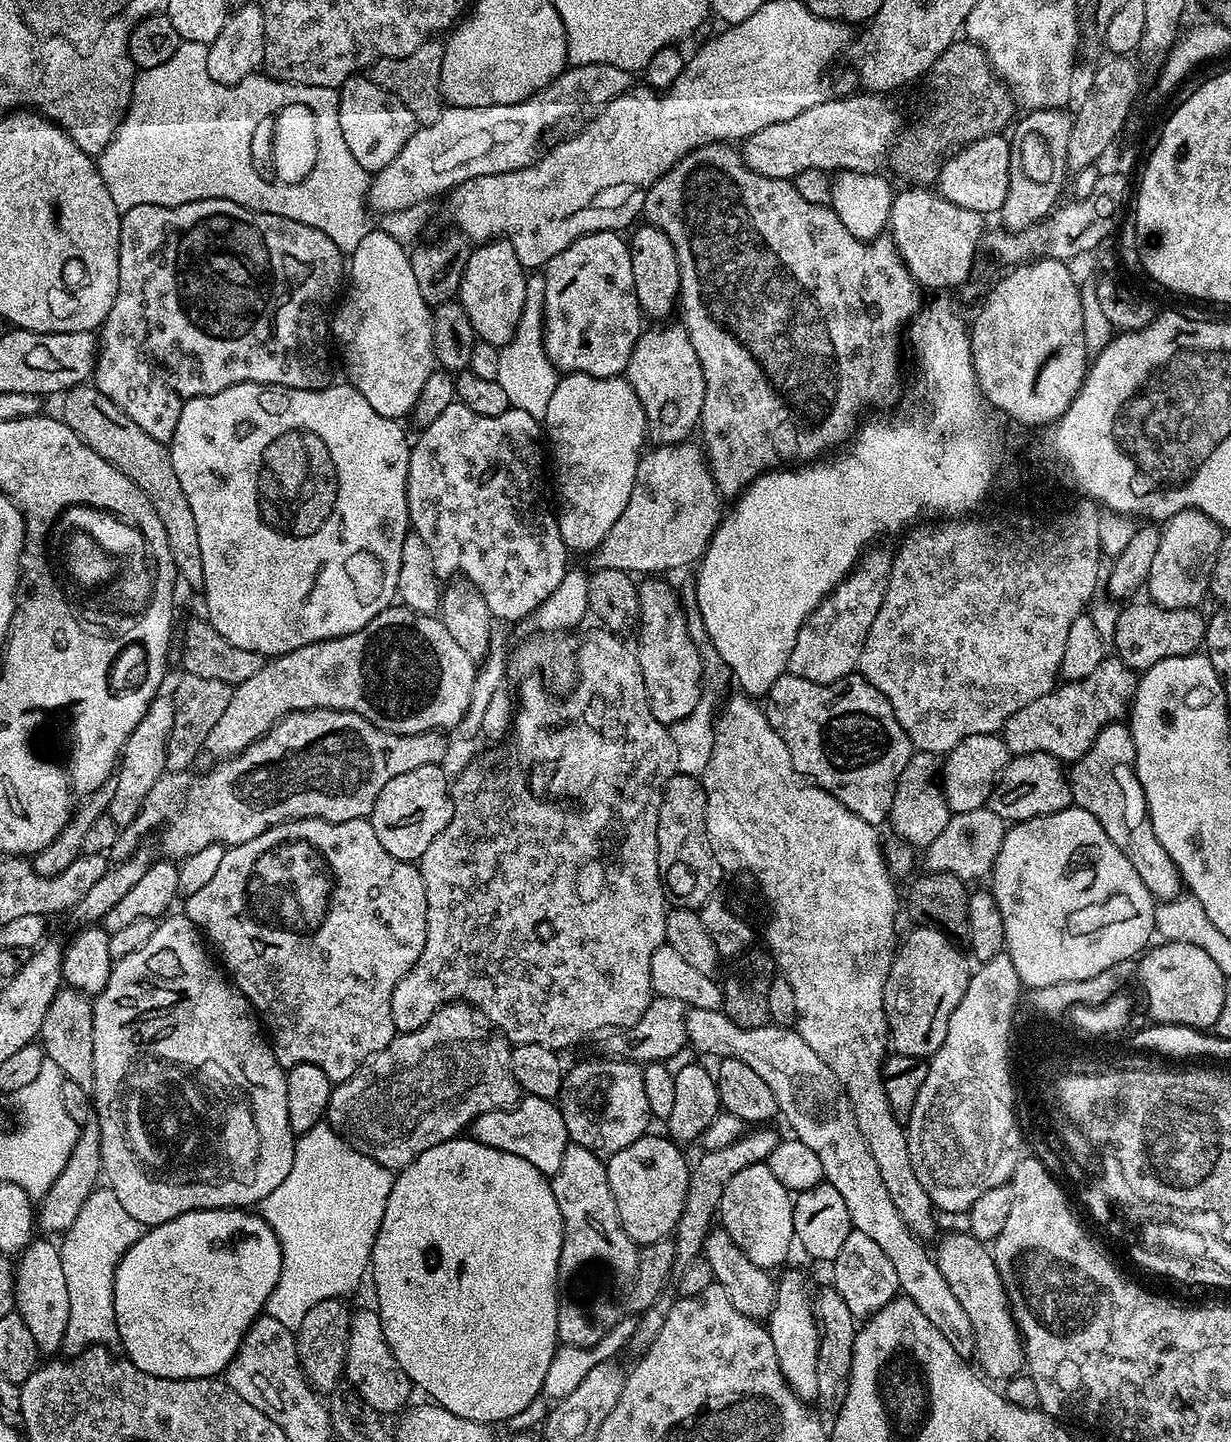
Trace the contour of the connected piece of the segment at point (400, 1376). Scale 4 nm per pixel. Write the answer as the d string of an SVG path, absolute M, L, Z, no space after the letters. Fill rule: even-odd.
M372 1306L355 1309L352 1312L348 1361L344 1371L347 1383L353 1384L349 1385L354 1389L357 1397L381 1414L396 1411L399 1413L409 1403L407 1400L411 1398L412 1392L414 1393L412 1380L406 1374L406 1370L398 1366L398 1358L394 1358L394 1350L390 1350L390 1342L386 1342L386 1334L382 1334L379 1311Z

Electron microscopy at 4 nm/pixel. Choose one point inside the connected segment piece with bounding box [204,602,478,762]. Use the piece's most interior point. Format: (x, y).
(403, 671)

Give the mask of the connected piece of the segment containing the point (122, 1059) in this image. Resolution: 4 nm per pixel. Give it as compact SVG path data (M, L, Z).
M168 914L157 923L154 934L147 939L146 944L141 949L135 950L134 953L128 954L121 960L115 961L110 974L110 982L99 992L93 1001L93 1028L94 1028L94 1082L93 1082L93 1105L98 1117L99 1126L101 1128L101 1166L103 1175L106 1177L107 1187L114 1190L114 1194L118 1194L118 1202L122 1202L122 1206L132 1215L138 1218L138 1222L145 1226L155 1226L162 1222L170 1222L174 1218L178 1218L187 1212L197 1212L203 1208L243 1208L259 1205L261 1200L266 1198L266 1194L270 1194L270 1190L275 1190L281 1182L286 1178L286 1174L290 1174L290 1166L294 1166L294 1154L296 1153L296 1136L290 1126L290 1114L286 1110L286 1069L280 1065L278 1058L274 1054L271 1043L266 1039L265 1033L262 1031L261 1021L258 1019L253 1007L249 1004L236 985L231 983L229 977L218 967L217 961L208 957L209 949L206 947L205 937L199 928L190 922L190 918L183 914L172 916Z

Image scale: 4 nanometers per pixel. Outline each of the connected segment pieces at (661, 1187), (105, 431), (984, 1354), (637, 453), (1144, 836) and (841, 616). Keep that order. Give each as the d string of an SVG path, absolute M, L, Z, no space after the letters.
M645 1134L642 1138L630 1142L630 1146L618 1150L618 1154L607 1157L606 1160L608 1181L610 1182L610 1190L614 1194L614 1202L618 1206L620 1225L624 1227L626 1234L637 1246L667 1240L675 1233L678 1218L686 1206L688 1183L692 1177L690 1160L684 1157L684 1152L680 1149L683 1147L667 1135L652 1135Z
M85 382L76 388L68 389L63 393L62 400L64 405L61 406L59 415L64 424L70 426L70 430L74 430L74 434L78 434L82 442L90 446L90 450L94 450L99 456L106 458L106 462L122 470L122 474L126 474L126 478L135 482L146 494L146 498L150 498L158 518L162 518L163 528L166 529L166 542L170 542L170 558L174 558L177 577L183 583L185 580L196 590L203 589L204 575L202 574L202 550L198 547L198 525L194 523L194 514L190 511L186 490L182 490L182 482L178 482L178 474L174 474L172 454L166 447L165 441L150 438L150 434L146 434L146 430L142 430L138 422L126 418L126 414L122 414L122 410L118 410L118 406L114 406L114 402L110 402L110 398L106 398L106 394L102 394L91 383Z
M949 1232L941 1235L939 1240L940 1245L934 1248L936 1265L942 1270L942 1278L950 1282L950 1290L954 1290L954 1296L962 1302L966 1314L970 1314L972 1333L976 1335L974 1360L979 1371L992 1382L1007 1382L1021 1375L1026 1368L1024 1341L1012 1319L1008 1291L994 1266L991 1251L966 1232Z
M570 372L557 379L550 406L546 406L542 428L546 433L551 463L552 460L556 463L556 480L560 483L558 519L564 544L573 553L591 553L606 538L606 534L610 534L610 528L614 522L618 522L622 510L626 510L626 502L630 502L630 490L634 490L638 462L648 440L648 419L644 407L627 379L620 376L598 378Z
M1124 722L1107 724L1094 738L1088 753L1071 765L1067 778L1068 789L1072 791L1071 803L1098 818L1102 830L1106 830L1106 834L1110 834L1110 842L1114 842L1114 846L1118 846L1118 850L1122 850L1122 854L1126 854L1126 858L1130 858L1130 866L1134 866L1134 870L1138 870L1138 878L1142 878L1142 882L1146 882L1146 890L1150 890L1152 897L1157 901L1162 901L1173 900L1175 896L1181 895L1180 872L1174 866L1170 854L1166 854L1166 850L1162 848L1162 842L1158 842L1152 824L1148 821L1146 798L1142 794L1142 786L1136 777L1136 751L1129 725Z
M873 547L865 551L856 561L855 568L845 576L841 584L832 589L832 595L821 602L806 618L806 622L798 630L794 650L788 659L787 671L798 678L806 678L819 684L833 684L842 678L853 675L857 671L862 654L862 646L866 642L866 634L870 634L870 626L874 626L874 618L878 618L878 610L882 610L882 598L886 598L888 579L892 573L893 553L883 552Z

